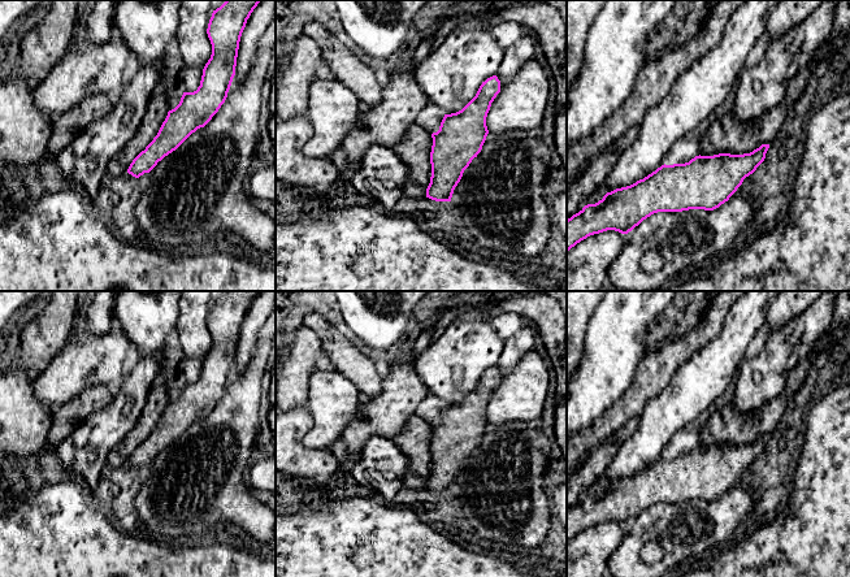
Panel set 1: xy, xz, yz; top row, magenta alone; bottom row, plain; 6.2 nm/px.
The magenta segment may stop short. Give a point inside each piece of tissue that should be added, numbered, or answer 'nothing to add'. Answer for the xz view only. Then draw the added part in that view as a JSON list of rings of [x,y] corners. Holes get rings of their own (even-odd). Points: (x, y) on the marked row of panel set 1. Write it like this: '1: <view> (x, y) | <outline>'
1: xz (413, 150) | [[[412,123],[403,139],[393,148],[407,166],[408,177],[404,195],[413,200],[426,198],[426,188],[431,177],[431,146],[431,133],[417,123]]]

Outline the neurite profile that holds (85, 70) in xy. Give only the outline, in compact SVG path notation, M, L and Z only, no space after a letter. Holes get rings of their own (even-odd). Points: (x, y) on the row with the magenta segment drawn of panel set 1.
M114 34L99 45L75 44L34 87L34 103L53 121L88 96L117 95L131 51Z

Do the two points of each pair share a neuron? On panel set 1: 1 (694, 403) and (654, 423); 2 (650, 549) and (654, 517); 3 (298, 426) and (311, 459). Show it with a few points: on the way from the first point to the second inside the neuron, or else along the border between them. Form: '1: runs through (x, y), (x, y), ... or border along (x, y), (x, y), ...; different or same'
1: runs through (684, 403), (680, 403), (664, 416); same
2: border along (655, 539), (650, 539), (643, 546), (641, 560); different
3: runs through (298, 434), (298, 446), (303, 451); same

